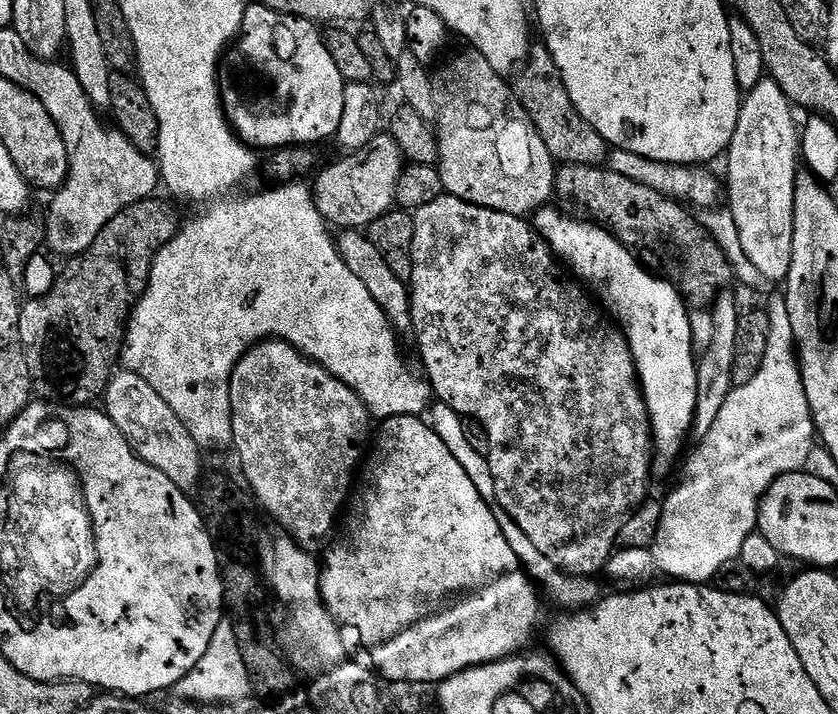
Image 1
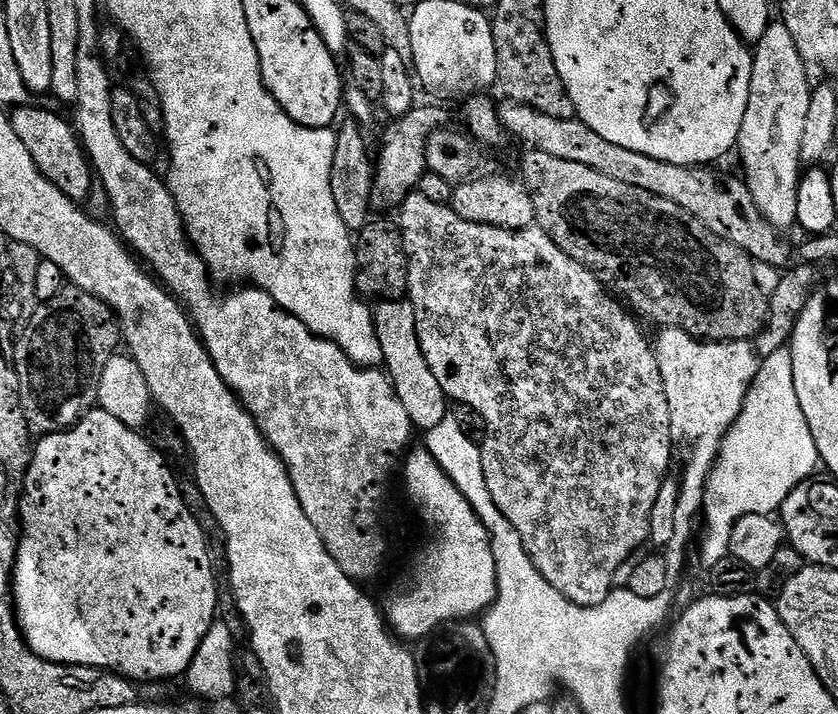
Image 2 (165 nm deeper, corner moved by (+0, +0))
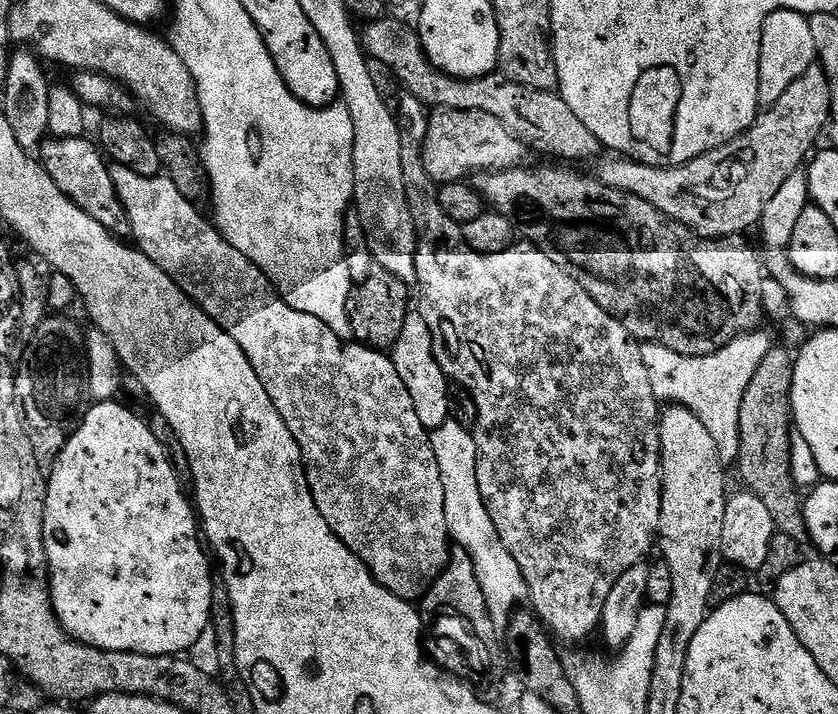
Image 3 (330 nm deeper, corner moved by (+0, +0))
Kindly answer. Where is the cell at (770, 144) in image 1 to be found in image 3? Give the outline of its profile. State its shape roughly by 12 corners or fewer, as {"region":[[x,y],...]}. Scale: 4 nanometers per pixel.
{"region":[[770,14],[762,26],[761,105],[817,63],[813,21]]}

